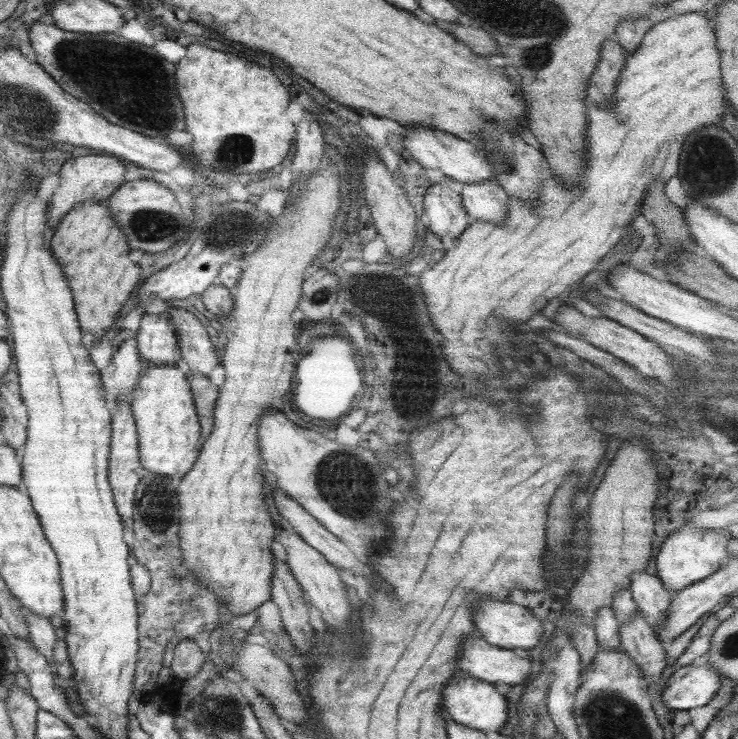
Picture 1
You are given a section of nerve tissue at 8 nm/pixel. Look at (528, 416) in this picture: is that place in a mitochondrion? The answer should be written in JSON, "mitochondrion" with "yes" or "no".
{"mitochondrion":"no"}

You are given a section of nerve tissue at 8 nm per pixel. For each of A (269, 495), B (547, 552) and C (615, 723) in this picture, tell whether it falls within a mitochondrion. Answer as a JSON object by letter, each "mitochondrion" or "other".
{"A":"other","B":"other","C":"mitochondrion"}

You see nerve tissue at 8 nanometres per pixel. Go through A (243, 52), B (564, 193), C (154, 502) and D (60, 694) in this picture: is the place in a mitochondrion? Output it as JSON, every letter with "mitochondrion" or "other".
{"A":"other","B":"other","C":"mitochondrion","D":"other"}

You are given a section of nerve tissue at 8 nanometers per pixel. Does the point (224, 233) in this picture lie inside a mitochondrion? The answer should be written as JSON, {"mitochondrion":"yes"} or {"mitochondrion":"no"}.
{"mitochondrion":"yes"}

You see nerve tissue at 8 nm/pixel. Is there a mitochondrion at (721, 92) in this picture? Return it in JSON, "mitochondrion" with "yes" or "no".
{"mitochondrion":"no"}

